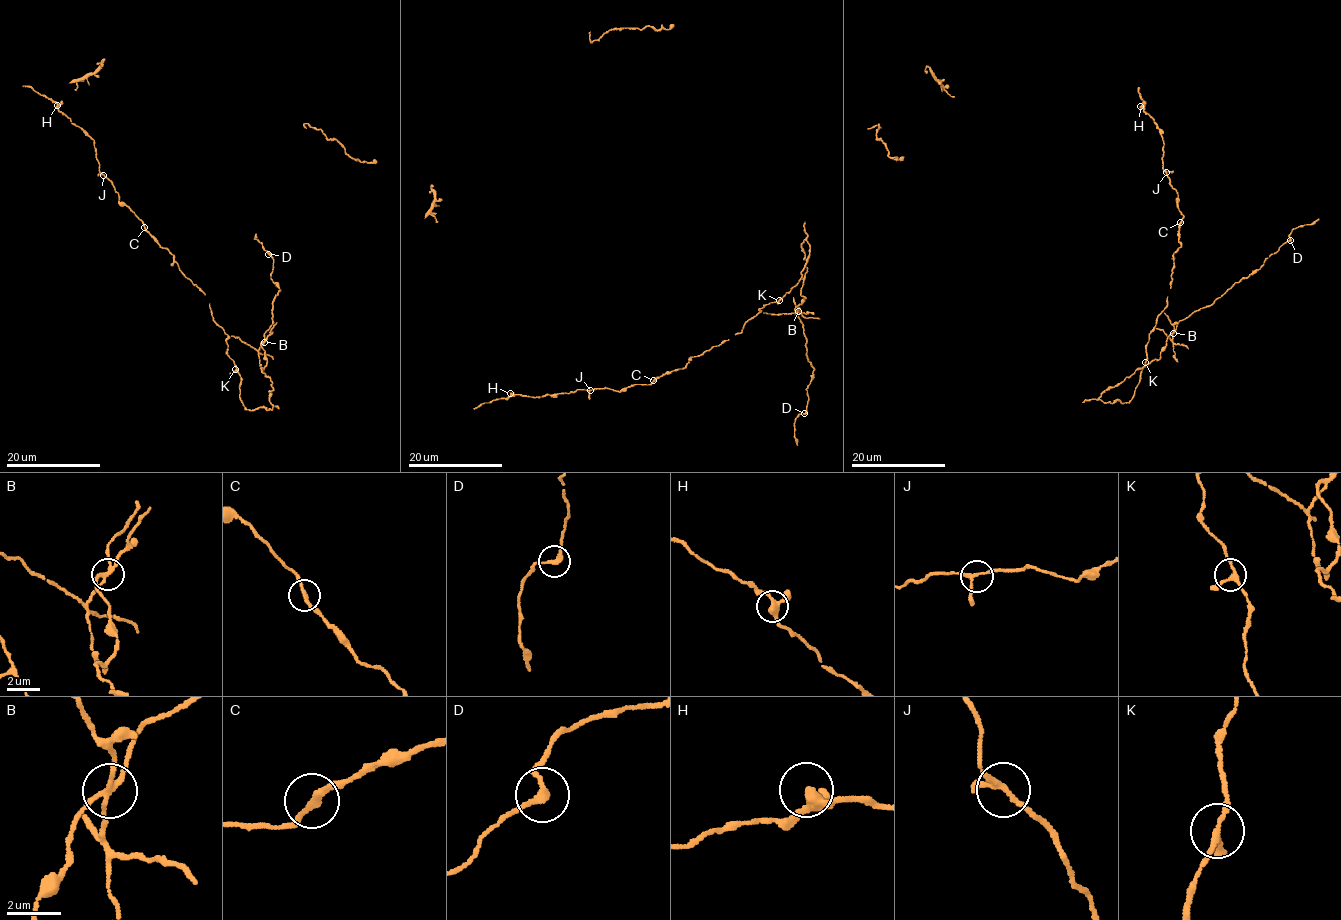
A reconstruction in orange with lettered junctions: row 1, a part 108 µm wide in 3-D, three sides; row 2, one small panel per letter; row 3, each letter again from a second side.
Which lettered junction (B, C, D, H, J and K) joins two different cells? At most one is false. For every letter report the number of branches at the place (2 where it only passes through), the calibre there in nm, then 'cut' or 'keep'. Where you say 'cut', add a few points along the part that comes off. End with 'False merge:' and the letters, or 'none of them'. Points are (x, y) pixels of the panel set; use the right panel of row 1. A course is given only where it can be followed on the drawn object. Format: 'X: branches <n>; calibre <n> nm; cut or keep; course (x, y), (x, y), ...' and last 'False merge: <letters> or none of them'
B: branches 4; calibre 190 nm; cut; course (1173, 333), (1170, 340), (1162, 329), (1157, 328)
C: branches 2; calibre 200 nm; keep
D: branches 2; calibre 200 nm; keep
H: branches 3; calibre 320 nm; keep
J: branches 3; calibre 170 nm; keep
K: branches 3; calibre 190 nm; keep
False merge: B

